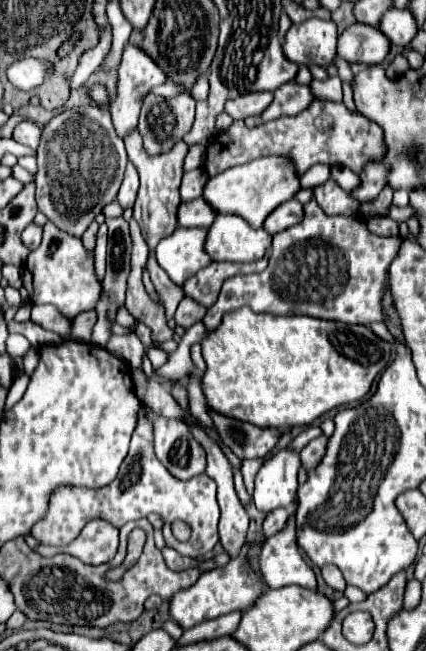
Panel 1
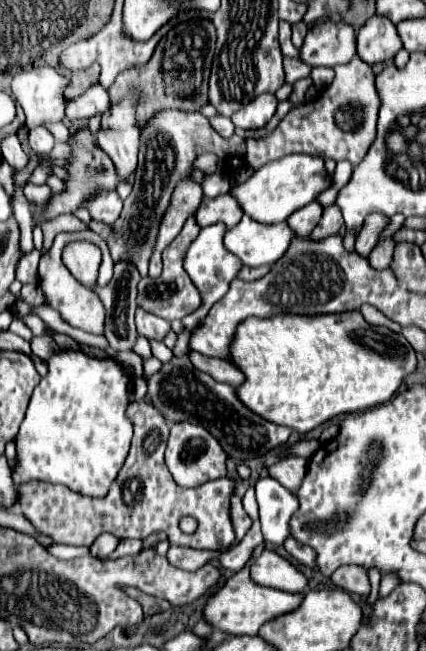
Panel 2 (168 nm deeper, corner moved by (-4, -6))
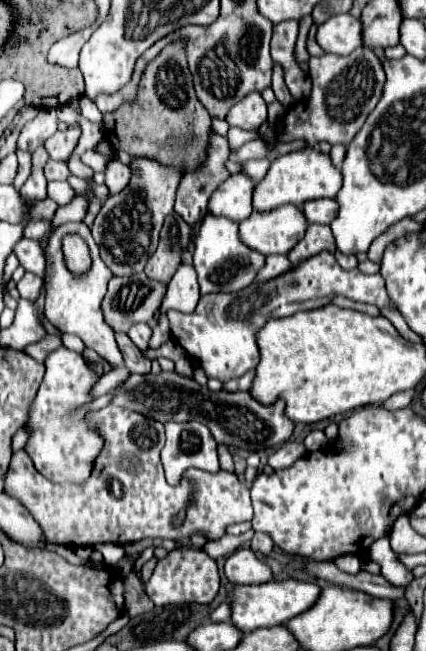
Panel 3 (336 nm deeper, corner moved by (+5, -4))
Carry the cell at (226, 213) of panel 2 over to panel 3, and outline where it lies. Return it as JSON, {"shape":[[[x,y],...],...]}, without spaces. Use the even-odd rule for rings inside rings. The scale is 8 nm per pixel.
{"shape":[[[244,173],[232,175],[210,197],[210,205],[208,205],[210,213],[224,215],[238,223],[242,219],[248,219],[250,213],[254,211],[254,207],[252,207],[254,187],[256,187],[256,183],[248,175],[244,175]]]}

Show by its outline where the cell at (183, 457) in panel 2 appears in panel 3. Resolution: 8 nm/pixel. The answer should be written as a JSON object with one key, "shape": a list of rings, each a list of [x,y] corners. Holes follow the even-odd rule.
{"shape":[[[198,421],[166,423],[166,445],[162,449],[162,465],[170,485],[176,485],[190,467],[210,473],[220,471],[216,443],[210,429]]]}

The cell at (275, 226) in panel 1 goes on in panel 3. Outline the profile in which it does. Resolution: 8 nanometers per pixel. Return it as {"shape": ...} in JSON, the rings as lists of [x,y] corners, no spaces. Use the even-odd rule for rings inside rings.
{"shape":[[[314,199],[304,203],[304,213],[310,223],[330,223],[338,213],[336,199]]]}

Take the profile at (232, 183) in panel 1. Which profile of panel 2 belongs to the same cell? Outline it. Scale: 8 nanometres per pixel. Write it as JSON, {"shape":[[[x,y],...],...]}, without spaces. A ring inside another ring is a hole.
{"shape":[[[293,153],[287,157],[281,157],[279,161],[271,161],[257,169],[245,183],[233,187],[229,193],[239,201],[239,207],[243,213],[251,215],[255,221],[263,225],[275,225],[283,223],[293,211],[305,207],[311,203],[317,193],[327,189],[331,185],[331,177],[325,173],[323,159],[303,155],[303,153]]]}

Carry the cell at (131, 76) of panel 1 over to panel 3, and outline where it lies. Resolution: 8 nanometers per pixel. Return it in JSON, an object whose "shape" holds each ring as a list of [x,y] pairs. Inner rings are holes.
{"shape":[[[114,159],[106,169],[106,187],[110,189],[112,195],[116,195],[124,191],[128,185],[130,185],[130,169]]]}

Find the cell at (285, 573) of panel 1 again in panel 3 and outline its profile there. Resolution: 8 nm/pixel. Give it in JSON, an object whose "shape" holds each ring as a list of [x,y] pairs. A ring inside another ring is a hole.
{"shape":[[[248,547],[236,549],[224,563],[224,575],[234,585],[258,585],[272,579],[268,565]]]}

